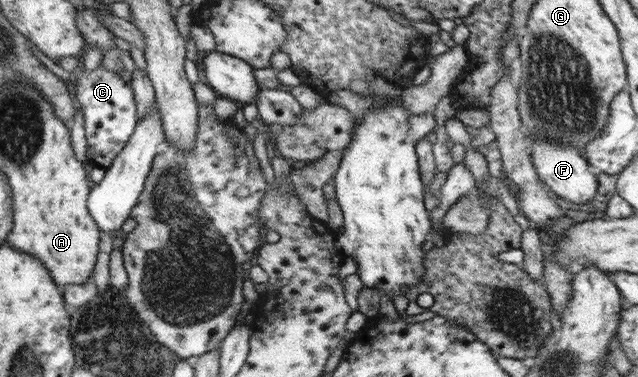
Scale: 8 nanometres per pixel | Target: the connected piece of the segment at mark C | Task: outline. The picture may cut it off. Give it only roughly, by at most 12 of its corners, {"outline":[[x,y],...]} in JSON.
{"outline":[[80,65],[71,81],[88,161],[107,168],[138,123],[129,82]]}

